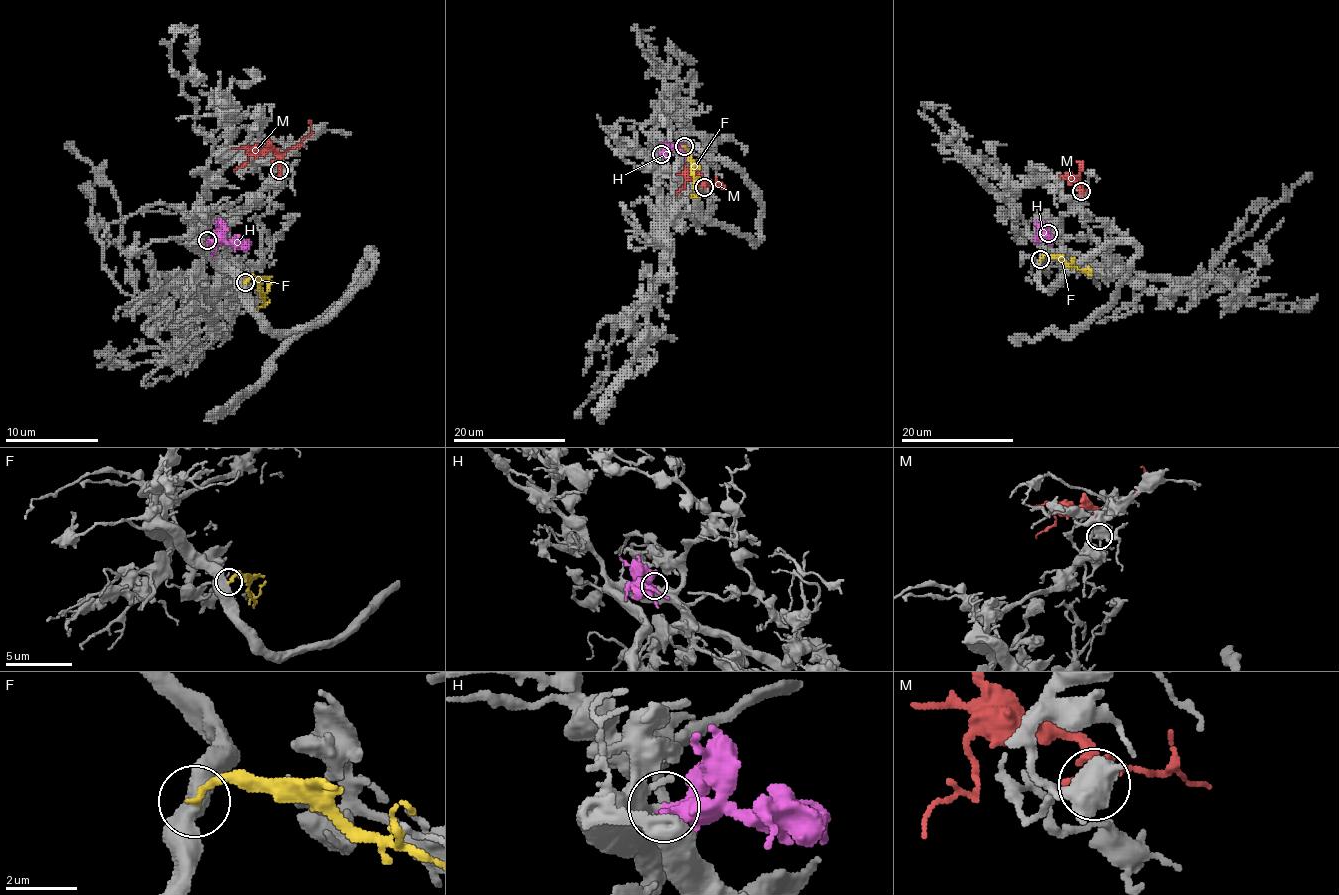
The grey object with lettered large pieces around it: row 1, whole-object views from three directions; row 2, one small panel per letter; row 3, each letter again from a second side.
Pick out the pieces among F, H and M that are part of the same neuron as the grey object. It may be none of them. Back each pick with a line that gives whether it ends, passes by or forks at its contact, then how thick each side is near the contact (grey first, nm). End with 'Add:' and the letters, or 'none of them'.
H: it passes by | 440/200 nm
Add: H

